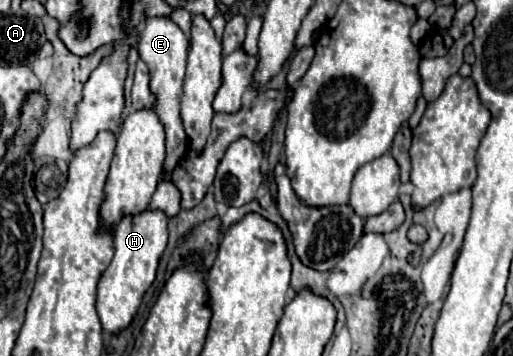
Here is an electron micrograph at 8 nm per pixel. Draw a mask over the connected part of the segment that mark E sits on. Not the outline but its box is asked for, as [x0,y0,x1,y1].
[138,17,188,177]

